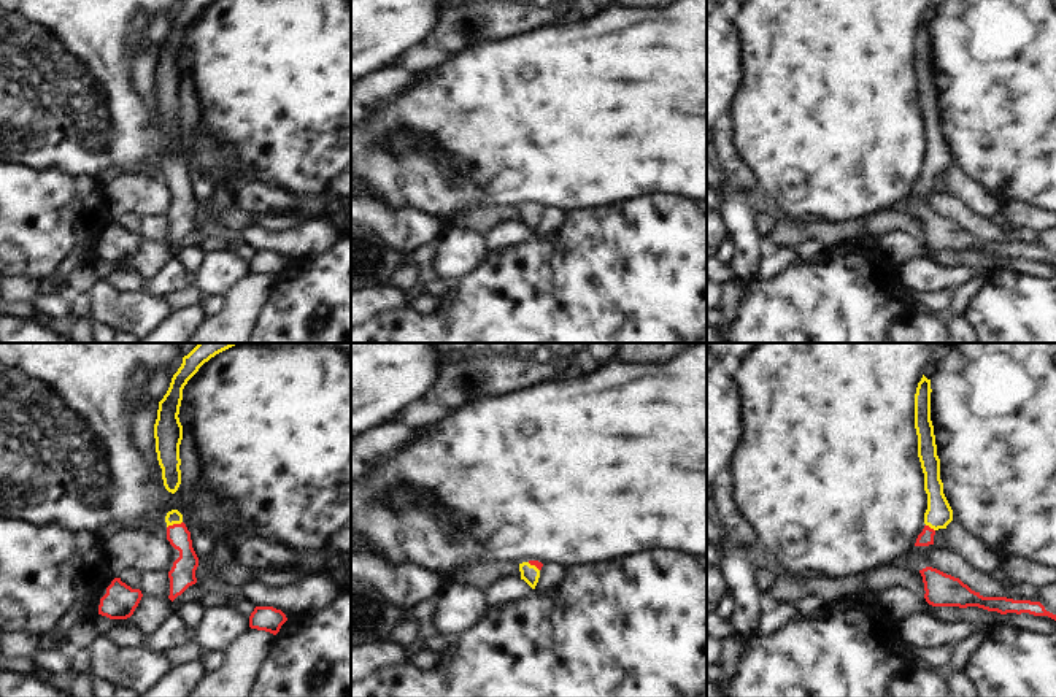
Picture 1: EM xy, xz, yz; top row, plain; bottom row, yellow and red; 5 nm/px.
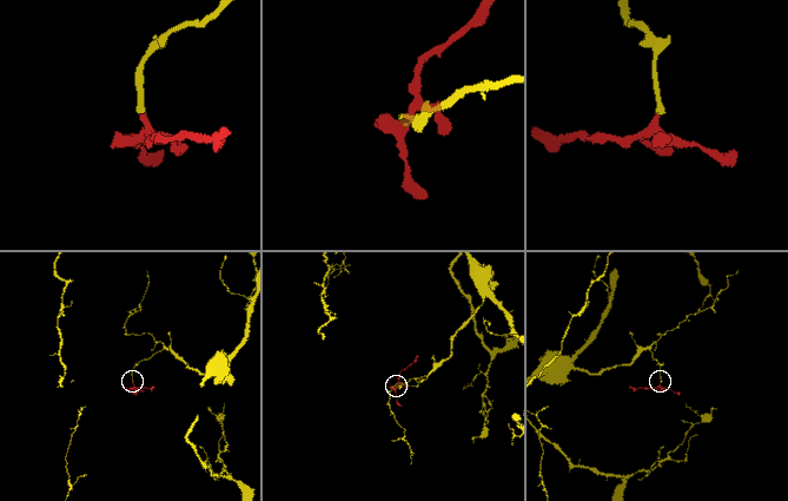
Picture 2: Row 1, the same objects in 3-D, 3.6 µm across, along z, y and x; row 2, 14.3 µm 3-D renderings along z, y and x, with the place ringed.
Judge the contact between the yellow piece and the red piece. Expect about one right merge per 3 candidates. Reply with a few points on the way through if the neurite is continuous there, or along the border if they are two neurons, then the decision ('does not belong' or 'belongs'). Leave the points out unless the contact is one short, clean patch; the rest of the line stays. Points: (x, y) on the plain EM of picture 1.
runs through xy (173, 161), (173, 167), (184, 191), (183, 215); belongs

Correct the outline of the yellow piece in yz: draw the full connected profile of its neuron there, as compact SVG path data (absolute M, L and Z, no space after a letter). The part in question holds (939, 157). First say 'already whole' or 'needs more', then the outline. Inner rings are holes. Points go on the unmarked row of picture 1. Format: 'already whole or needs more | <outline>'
needs more | M923 19L915 38L915 73L918 79L918 102L924 117L927 154L924 157L926 170L918 179L915 191L934 189L935 176L946 173L953 165L953 154L943 138L943 127L940 124L940 103L931 65L931 37L931 24Z

